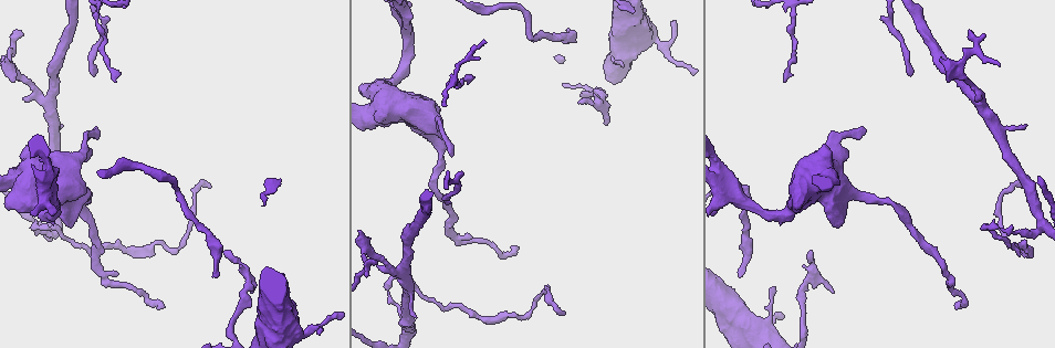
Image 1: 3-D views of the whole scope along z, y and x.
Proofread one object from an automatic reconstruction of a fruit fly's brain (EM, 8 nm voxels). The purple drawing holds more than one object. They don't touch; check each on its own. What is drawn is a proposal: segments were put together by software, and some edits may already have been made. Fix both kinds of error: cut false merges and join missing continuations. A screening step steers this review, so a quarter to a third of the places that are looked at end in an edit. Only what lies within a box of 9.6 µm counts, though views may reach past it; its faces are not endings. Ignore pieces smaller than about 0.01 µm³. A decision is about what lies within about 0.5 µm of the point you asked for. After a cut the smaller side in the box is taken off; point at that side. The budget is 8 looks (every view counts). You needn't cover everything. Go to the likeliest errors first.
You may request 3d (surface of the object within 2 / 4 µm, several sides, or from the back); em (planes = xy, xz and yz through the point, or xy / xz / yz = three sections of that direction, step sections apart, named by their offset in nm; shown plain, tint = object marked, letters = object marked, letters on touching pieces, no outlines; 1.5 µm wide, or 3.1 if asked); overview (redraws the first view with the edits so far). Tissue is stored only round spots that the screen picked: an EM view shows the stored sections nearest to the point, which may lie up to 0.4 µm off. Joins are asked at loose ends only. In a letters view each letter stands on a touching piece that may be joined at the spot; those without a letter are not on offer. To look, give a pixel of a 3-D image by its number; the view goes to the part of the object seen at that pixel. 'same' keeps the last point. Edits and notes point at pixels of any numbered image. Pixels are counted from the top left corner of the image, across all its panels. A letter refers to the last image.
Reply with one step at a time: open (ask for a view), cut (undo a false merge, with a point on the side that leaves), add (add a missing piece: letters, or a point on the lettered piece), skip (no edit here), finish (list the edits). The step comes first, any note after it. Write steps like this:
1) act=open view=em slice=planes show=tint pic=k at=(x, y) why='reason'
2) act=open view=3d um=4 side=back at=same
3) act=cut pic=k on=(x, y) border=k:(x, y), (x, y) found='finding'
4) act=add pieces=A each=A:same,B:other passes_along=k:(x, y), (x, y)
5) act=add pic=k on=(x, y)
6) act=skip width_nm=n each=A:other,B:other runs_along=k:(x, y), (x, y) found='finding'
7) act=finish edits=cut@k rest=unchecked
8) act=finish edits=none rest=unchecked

act=open view=3d um=4 pic=1 at=(216, 276)

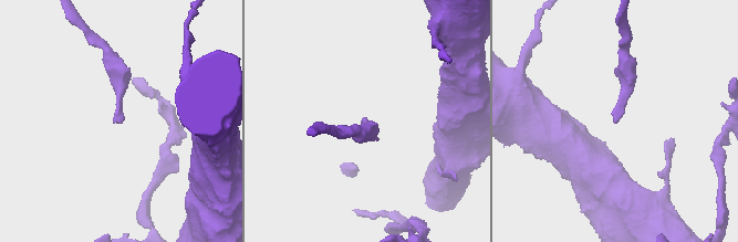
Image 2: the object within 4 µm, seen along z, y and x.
act=open view=em slice=xz step=4 show=letters pic=2 at=(122, 123) why='now the EM'

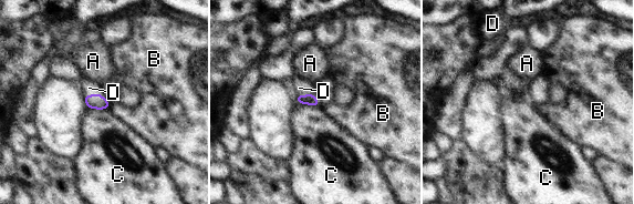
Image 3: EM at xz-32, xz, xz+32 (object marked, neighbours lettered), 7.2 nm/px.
act=open view=em slice=planes show=letters at=same

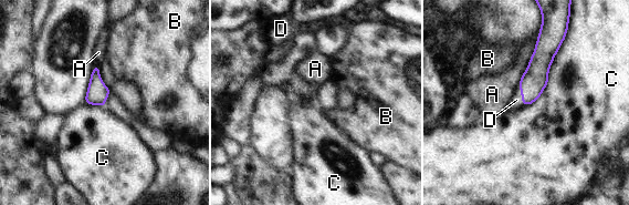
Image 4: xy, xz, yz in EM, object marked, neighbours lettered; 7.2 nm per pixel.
act=add pieces=D longest_contact=C:600nm each=A:other,B:other,C:other,D:same passes_along=4:(532, 84), (522, 99), (515, 103) found='the neuron continues'

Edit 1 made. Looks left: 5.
act=open view=3d um=2 pic=1 at=(72, 223) why='an open end'

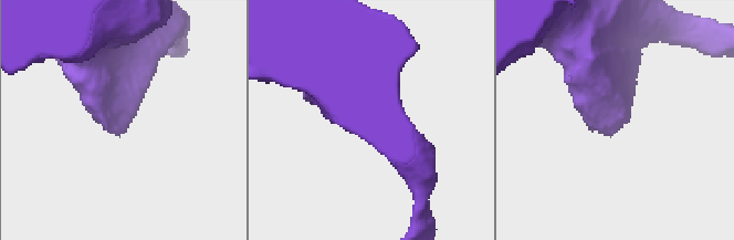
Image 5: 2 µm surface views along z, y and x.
act=open view=em slice=xz step=8 show=tint pic=5 at=(122, 129)

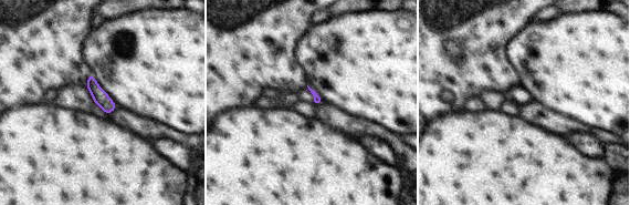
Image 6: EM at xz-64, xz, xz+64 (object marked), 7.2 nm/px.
act=open view=em slice=planes show=letters at=same why='another direction'

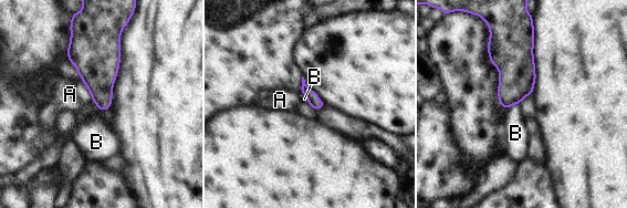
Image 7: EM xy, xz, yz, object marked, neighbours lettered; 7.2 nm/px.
act=skip each=A:other,B:other found='none of them fits'

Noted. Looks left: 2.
act=finish edits=add@4 rest=unchecked

